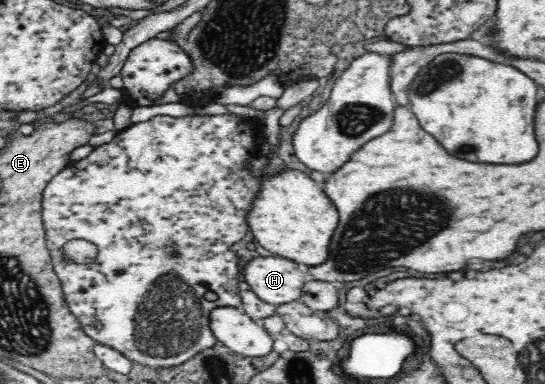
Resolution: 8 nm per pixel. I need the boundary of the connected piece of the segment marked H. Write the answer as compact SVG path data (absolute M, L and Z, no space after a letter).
M257 256L249 262L241 264L241 280L244 280L249 289L263 302L279 306L285 302L298 301L303 292L303 284L309 277L299 270L297 263L292 260L277 256Z

